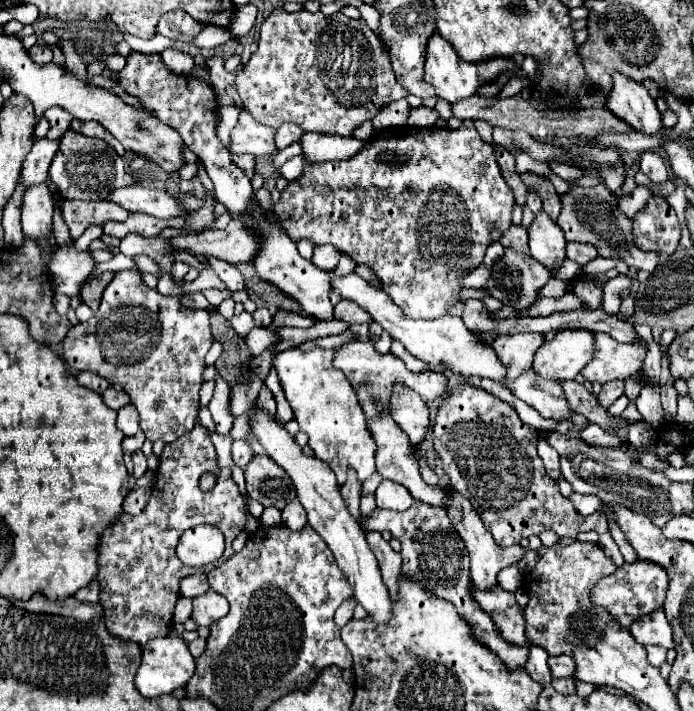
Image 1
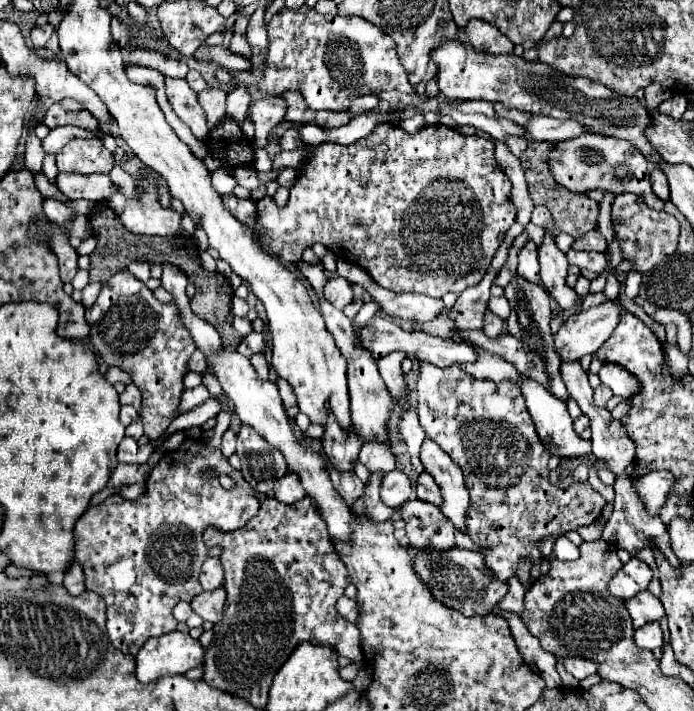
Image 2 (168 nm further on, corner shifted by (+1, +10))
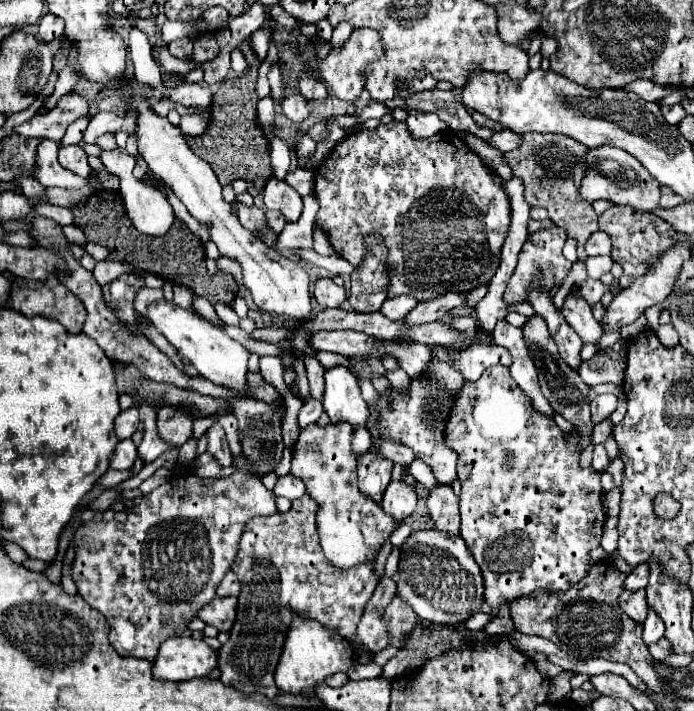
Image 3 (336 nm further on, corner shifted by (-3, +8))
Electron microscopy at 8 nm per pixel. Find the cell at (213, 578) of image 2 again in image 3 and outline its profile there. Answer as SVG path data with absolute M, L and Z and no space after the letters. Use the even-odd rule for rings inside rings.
M229 570L229 572L223 576L223 580L221 580L219 588L217 588L217 596L239 596L239 590L241 590L239 580L237 580L235 574Z

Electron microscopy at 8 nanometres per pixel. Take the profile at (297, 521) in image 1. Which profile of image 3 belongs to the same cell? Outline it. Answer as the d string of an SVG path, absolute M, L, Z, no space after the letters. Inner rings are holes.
M287 474L287 476L281 476L277 480L273 492L275 492L275 496L285 496L289 500L297 500L307 492L307 488L305 488L301 478L295 478L293 474Z

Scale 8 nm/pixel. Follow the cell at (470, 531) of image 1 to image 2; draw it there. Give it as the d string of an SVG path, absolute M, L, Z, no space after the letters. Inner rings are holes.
M425 438L419 454L425 470L435 478L443 492L443 514L453 522L455 528L465 532L465 514L469 508L469 494L463 482L461 468L443 452L431 438Z

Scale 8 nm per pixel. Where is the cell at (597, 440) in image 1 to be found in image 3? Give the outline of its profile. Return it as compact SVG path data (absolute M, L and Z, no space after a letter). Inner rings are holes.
M605 420L605 422L595 424L595 428L593 428L593 444L601 444L601 442L605 442L605 440L611 436L611 432L613 432L613 424L611 424L611 420Z

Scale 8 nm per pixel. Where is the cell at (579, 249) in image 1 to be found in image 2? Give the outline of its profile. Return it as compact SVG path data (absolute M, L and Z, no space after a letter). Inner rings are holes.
M591 230L585 236L581 236L579 240L575 240L573 248L575 250L585 250L585 252L605 252L607 250L607 242L599 234L599 230Z

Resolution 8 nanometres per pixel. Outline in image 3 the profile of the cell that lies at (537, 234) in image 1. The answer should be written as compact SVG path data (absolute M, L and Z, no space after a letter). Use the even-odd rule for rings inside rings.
M569 292L565 296L561 312L565 320L571 324L571 328L581 336L583 342L591 342L591 344L599 342L599 338L603 336L603 330L599 322L593 318L591 306L579 292Z

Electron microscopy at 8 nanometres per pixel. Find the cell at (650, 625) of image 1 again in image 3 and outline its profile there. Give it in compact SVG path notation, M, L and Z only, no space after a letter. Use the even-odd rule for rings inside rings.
M623 590L619 596L619 606L623 608L625 614L629 614L635 622L643 624L649 612L649 604L647 604L647 596L645 590L639 592L631 592L631 590Z

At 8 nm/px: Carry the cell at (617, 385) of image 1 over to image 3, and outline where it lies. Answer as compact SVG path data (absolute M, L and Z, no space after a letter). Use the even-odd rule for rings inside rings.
M599 394L591 400L591 418L593 424L609 418L609 414L617 408L617 396L615 394Z

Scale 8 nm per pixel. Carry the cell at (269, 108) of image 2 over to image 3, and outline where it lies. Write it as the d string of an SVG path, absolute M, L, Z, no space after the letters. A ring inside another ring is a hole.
M289 94L283 98L281 102L283 106L283 114L293 120L293 122L301 122L309 116L309 106L307 106L307 100L301 96L301 94Z

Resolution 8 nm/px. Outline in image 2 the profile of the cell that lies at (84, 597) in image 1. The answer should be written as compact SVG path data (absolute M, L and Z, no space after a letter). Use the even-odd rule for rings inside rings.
M77 560L71 562L71 568L67 568L65 572L65 578L63 578L63 586L67 588L67 592L71 596L79 596L83 590L85 590L85 584L83 584L83 570L81 570L81 564Z

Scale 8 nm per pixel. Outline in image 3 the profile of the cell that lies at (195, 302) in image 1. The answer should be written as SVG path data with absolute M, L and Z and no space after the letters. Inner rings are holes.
M143 288L143 290L139 290L139 294L137 294L137 298L135 298L135 310L139 312L139 314L147 314L147 308L153 304L153 302L157 302L157 300L161 300L163 298L163 290L161 288L157 288L157 290L153 290L153 288Z

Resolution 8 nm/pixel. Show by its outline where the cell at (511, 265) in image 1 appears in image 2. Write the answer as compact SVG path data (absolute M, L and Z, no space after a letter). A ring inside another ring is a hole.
M515 276L511 280L511 284L505 288L505 298L511 304L511 316L507 318L507 330L509 330L509 334L515 336L517 340L523 340L523 344L527 344L527 348L539 352L539 356L543 356L547 360L547 374L551 376L551 384L547 388L559 400L567 402L569 400L569 392L567 392L565 384L563 384L563 378L561 378L561 372L559 372L561 360L559 360L559 354L555 352L555 346L551 344L553 332L551 332L551 326L549 326L549 320L551 320L549 294L541 286L531 284L531 282L523 280L521 276Z

